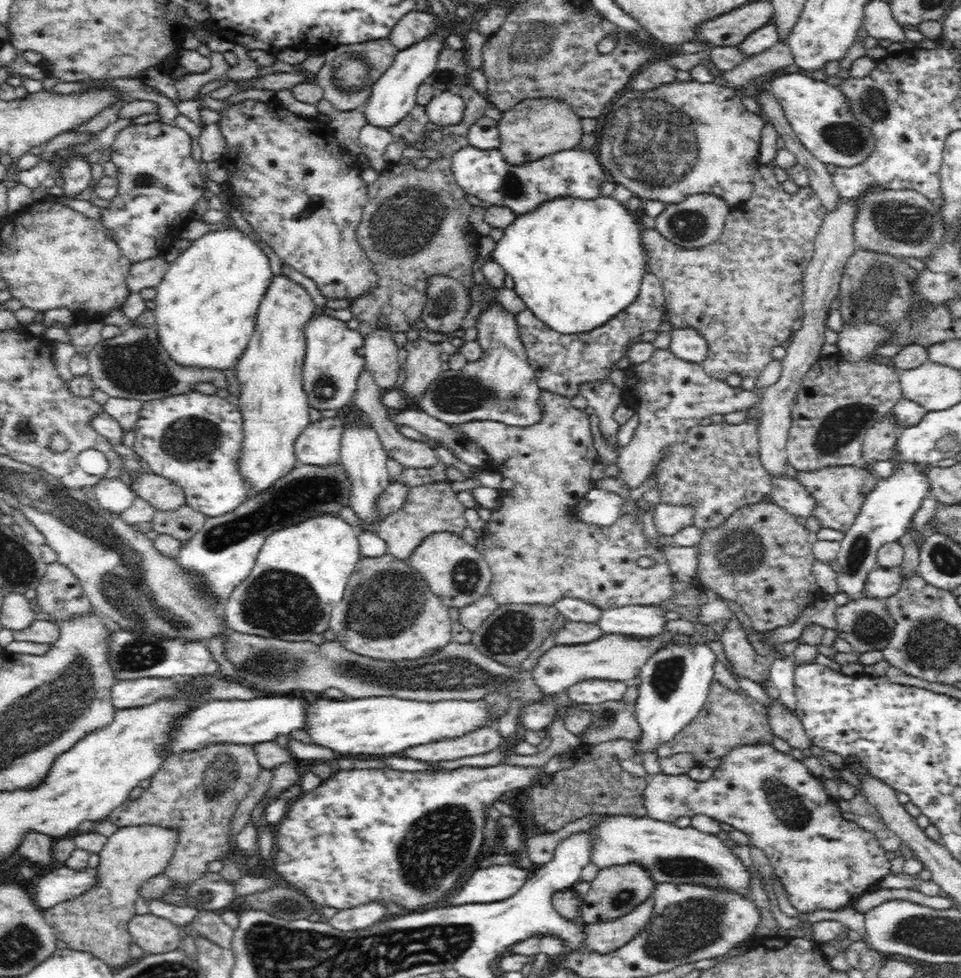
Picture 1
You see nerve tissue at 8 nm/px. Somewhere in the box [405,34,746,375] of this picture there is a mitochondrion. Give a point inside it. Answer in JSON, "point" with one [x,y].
{"point":[648,141]}

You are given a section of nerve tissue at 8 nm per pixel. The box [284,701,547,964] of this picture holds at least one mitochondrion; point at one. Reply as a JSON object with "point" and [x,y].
{"point":[420,871]}

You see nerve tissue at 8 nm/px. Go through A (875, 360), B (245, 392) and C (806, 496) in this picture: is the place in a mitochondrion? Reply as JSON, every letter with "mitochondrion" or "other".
{"A":"other","B":"other","C":"other"}

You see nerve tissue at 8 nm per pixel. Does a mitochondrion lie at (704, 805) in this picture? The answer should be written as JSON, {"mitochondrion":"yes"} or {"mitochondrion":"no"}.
{"mitochondrion":"no"}

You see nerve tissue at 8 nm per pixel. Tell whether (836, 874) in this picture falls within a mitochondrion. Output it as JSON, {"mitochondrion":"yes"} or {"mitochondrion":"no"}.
{"mitochondrion":"no"}

